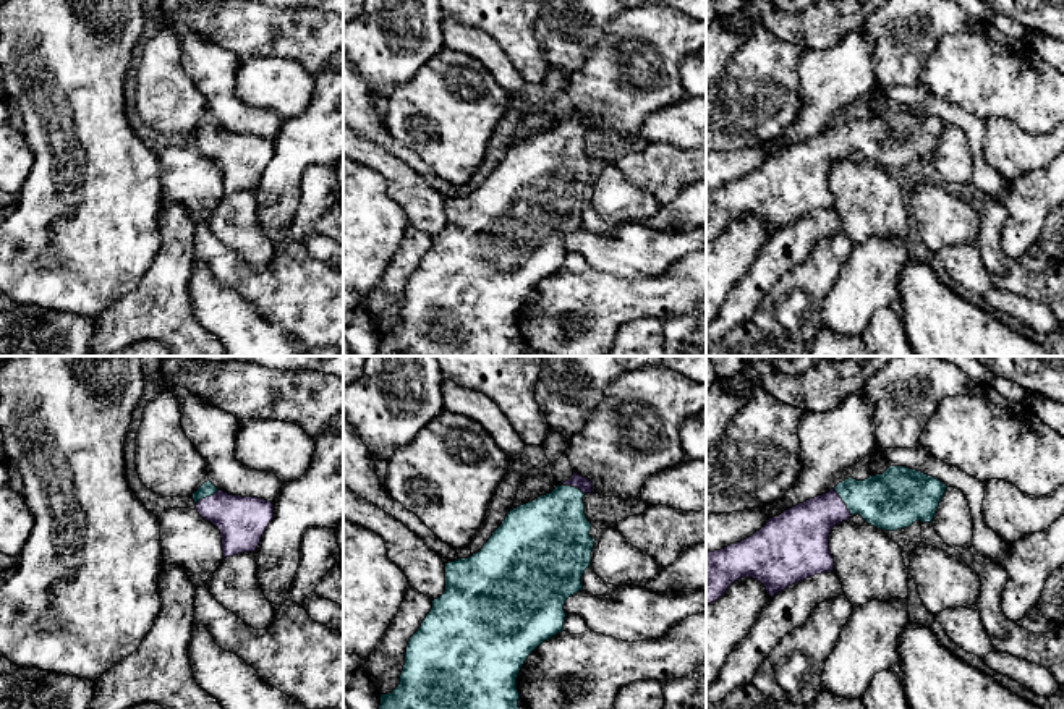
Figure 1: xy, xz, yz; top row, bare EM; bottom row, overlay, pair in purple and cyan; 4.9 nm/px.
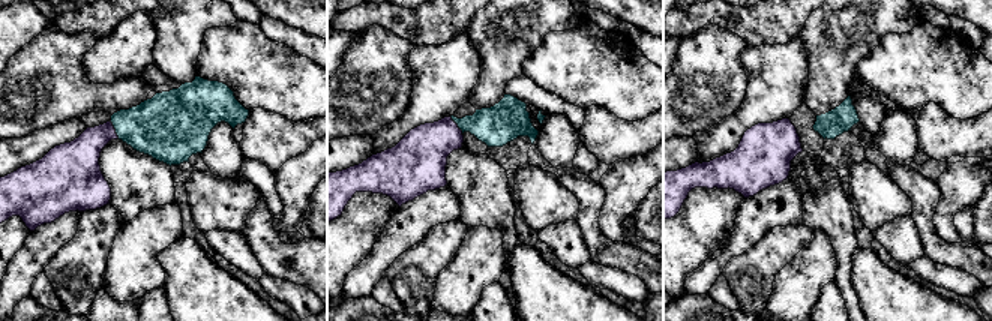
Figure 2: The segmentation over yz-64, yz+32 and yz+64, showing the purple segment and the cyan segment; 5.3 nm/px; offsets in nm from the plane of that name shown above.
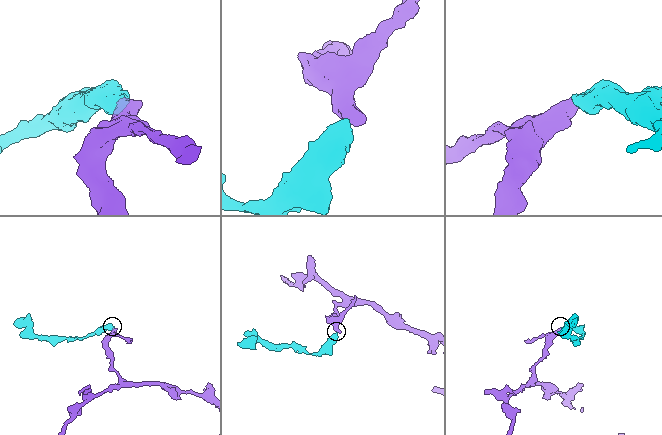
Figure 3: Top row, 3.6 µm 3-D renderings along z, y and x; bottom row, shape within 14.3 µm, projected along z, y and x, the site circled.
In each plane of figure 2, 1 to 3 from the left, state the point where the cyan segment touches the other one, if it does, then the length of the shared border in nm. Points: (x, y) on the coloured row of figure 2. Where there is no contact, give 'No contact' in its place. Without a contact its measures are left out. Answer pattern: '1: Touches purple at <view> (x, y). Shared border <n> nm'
1: Touches purple at yz-64 (114, 129). Shared border 110 nm
2: Touches purple at yz+32 (456, 125). Shared border 120 nm
3: No contact

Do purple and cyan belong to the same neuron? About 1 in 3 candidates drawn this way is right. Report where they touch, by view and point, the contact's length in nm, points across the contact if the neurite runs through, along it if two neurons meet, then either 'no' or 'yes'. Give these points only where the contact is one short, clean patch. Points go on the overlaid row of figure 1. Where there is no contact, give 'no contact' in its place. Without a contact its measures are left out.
meets purple in yz at (842, 502); contact 160 nm long; runs through yz (802, 531), (818, 515), (842, 502), (893, 500); yes

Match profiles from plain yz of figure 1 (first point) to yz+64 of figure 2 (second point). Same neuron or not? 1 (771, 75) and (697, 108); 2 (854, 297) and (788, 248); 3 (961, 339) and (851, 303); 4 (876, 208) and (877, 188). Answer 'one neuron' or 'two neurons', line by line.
1: one neuron
2: two neurons
3: two neurons
4: two neurons

